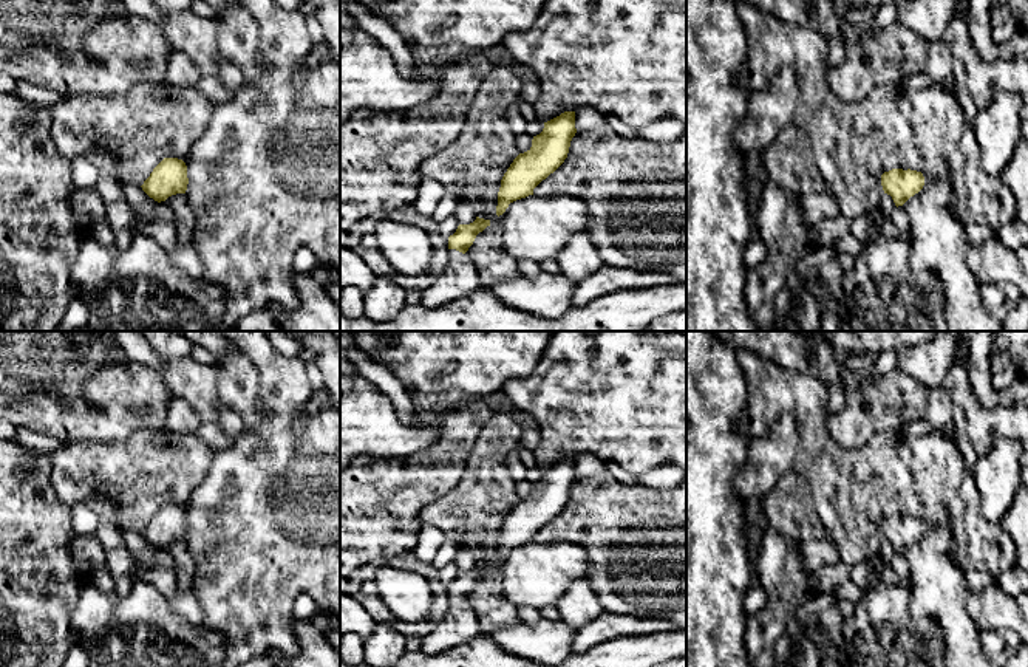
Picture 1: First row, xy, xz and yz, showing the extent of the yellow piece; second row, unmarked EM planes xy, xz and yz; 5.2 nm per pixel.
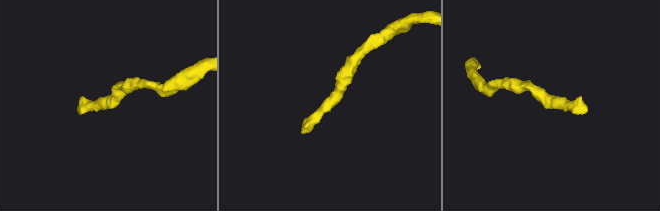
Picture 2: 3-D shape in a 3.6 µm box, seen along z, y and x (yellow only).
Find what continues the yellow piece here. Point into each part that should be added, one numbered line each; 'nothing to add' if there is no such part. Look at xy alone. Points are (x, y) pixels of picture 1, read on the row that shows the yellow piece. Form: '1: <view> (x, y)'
nothing to add

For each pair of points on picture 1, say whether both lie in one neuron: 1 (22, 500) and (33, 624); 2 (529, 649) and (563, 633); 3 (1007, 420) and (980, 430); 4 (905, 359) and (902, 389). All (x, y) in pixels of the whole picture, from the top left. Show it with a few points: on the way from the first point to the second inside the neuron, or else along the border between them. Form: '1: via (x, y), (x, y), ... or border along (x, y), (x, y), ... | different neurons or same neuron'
1: via (19, 531), (19, 593) | same neuron
2: via (537, 643), (549, 643), (555, 638) | same neuron
3: via (1000, 421), (991, 421), (987, 426) | same neuron
4: border along (895, 369), (911, 376), (926, 390) | different neurons

